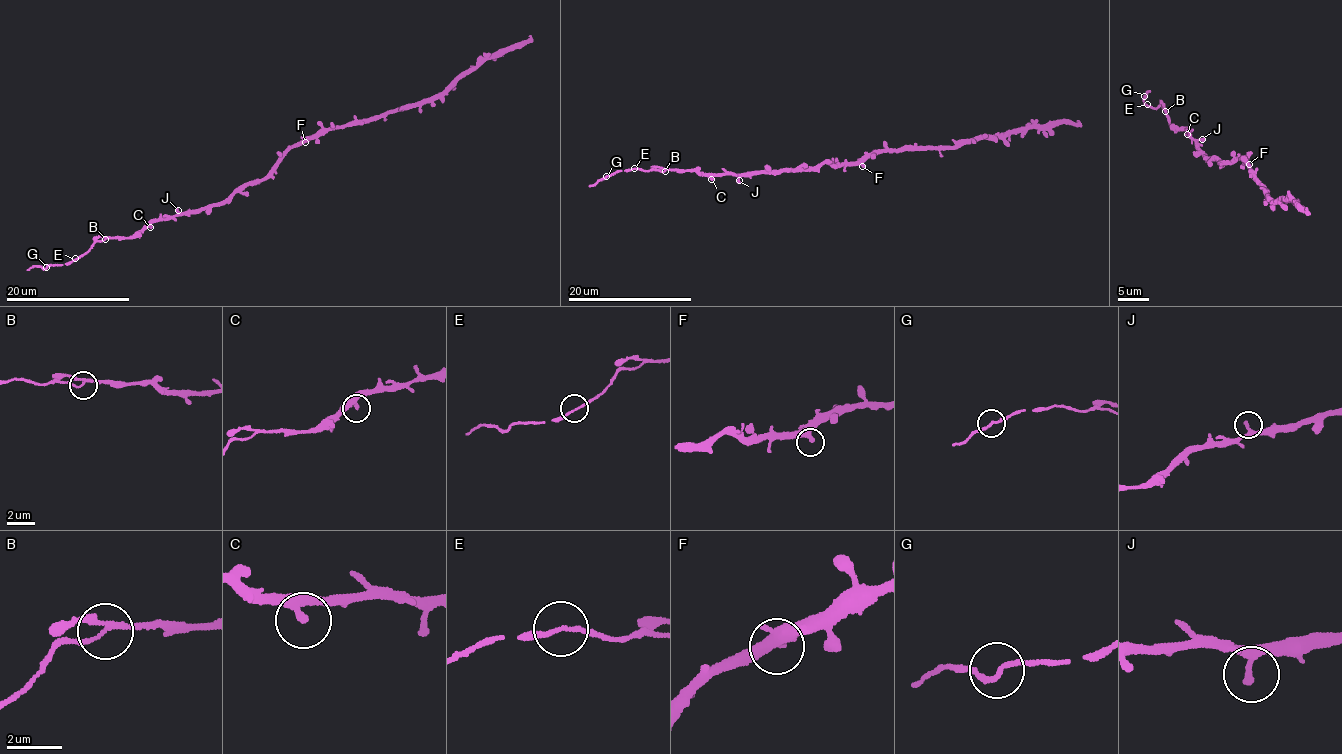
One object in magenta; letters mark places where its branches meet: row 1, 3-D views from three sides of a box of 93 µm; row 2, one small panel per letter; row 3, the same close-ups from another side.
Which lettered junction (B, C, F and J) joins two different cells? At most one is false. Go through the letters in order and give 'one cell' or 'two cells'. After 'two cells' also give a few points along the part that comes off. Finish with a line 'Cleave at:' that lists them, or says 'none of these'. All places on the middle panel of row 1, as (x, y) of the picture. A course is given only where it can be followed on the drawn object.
B: two cells; course (664, 171), (615, 171), (589, 186)
C: one cell
F: one cell
J: one cell
Cleave at: B

